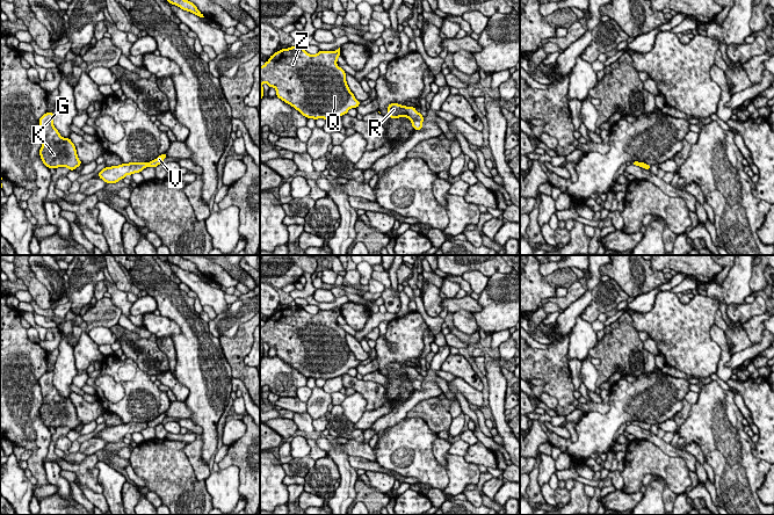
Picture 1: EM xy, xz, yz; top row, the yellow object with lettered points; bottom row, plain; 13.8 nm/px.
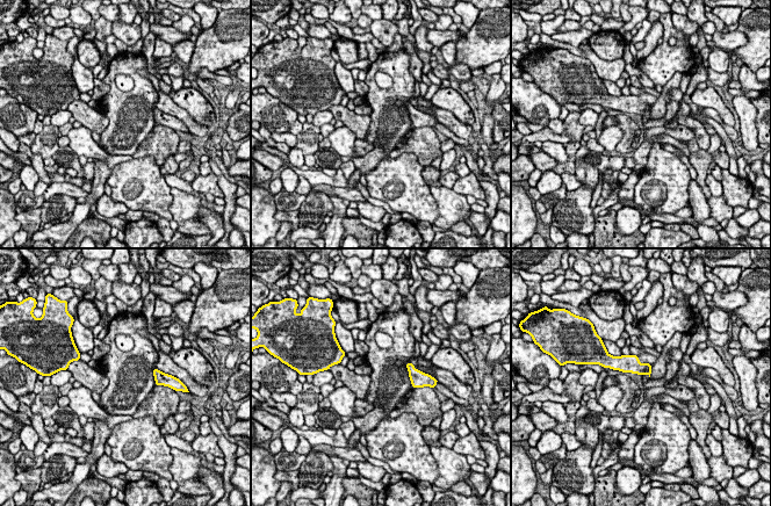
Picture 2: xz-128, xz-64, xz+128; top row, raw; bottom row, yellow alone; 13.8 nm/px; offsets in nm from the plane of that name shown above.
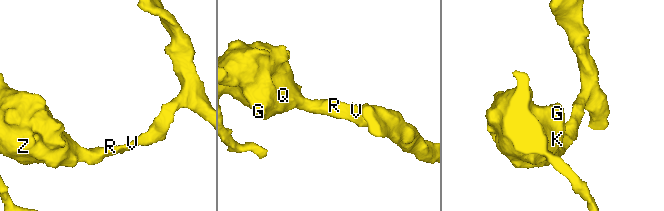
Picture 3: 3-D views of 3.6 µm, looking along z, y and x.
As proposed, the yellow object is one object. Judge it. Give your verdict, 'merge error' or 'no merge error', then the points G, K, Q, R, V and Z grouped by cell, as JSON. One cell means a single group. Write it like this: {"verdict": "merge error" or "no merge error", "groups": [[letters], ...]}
{"verdict": "no merge error", "groups": [["G", "K", "Q", "R", "V", "Z"]]}

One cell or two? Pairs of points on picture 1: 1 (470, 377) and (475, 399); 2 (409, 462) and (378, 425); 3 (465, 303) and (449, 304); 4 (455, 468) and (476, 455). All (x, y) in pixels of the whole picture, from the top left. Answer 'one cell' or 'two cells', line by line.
1: two cells
2: two cells
3: one cell
4: two cells

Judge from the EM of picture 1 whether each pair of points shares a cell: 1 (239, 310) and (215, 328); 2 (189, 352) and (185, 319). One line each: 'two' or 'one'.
1: one
2: one

